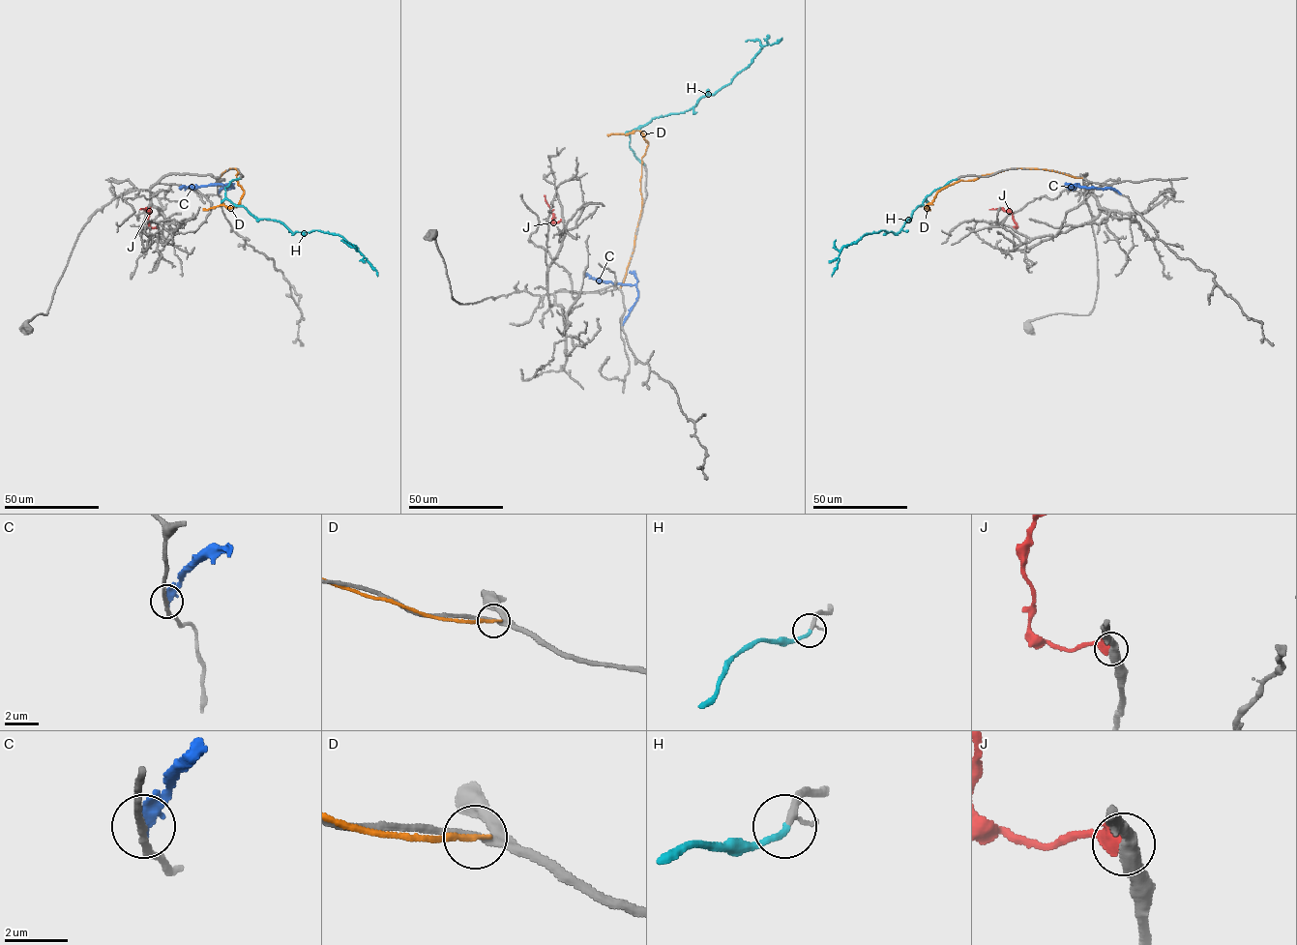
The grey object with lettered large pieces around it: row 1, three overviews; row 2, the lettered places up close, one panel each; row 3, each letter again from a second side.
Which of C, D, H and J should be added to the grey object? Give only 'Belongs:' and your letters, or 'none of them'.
Belongs: H

